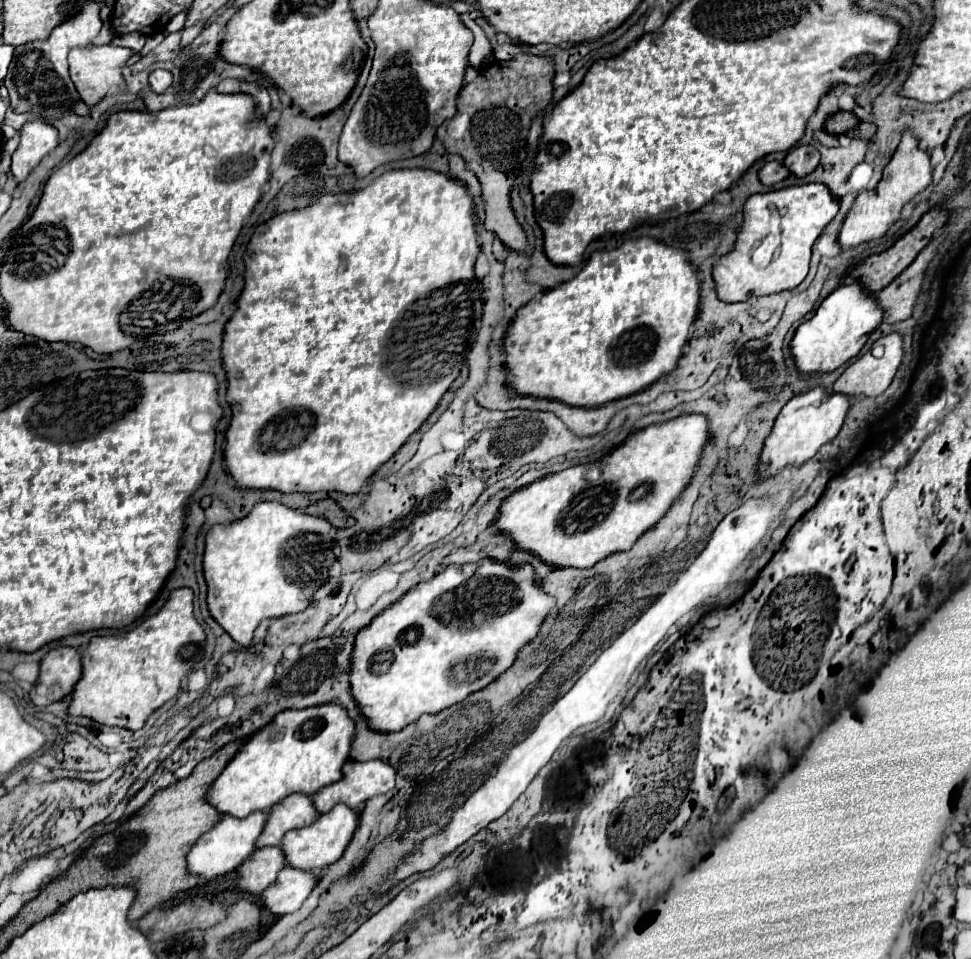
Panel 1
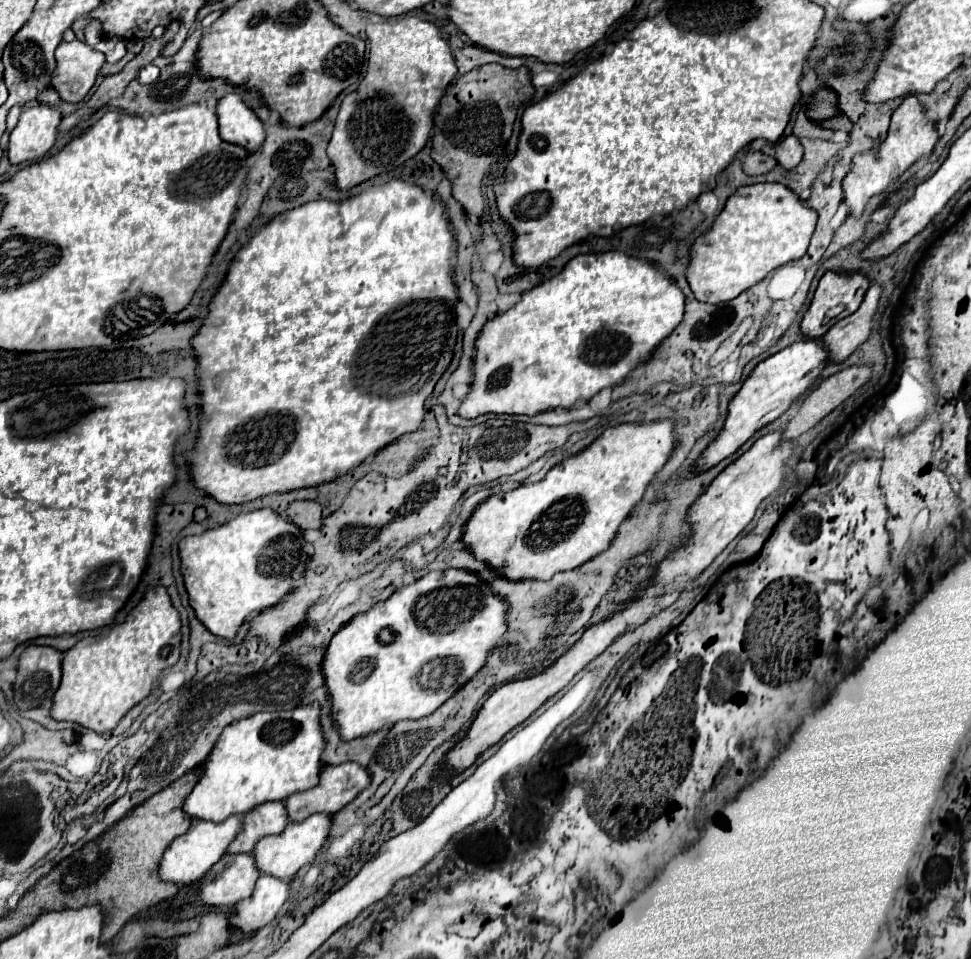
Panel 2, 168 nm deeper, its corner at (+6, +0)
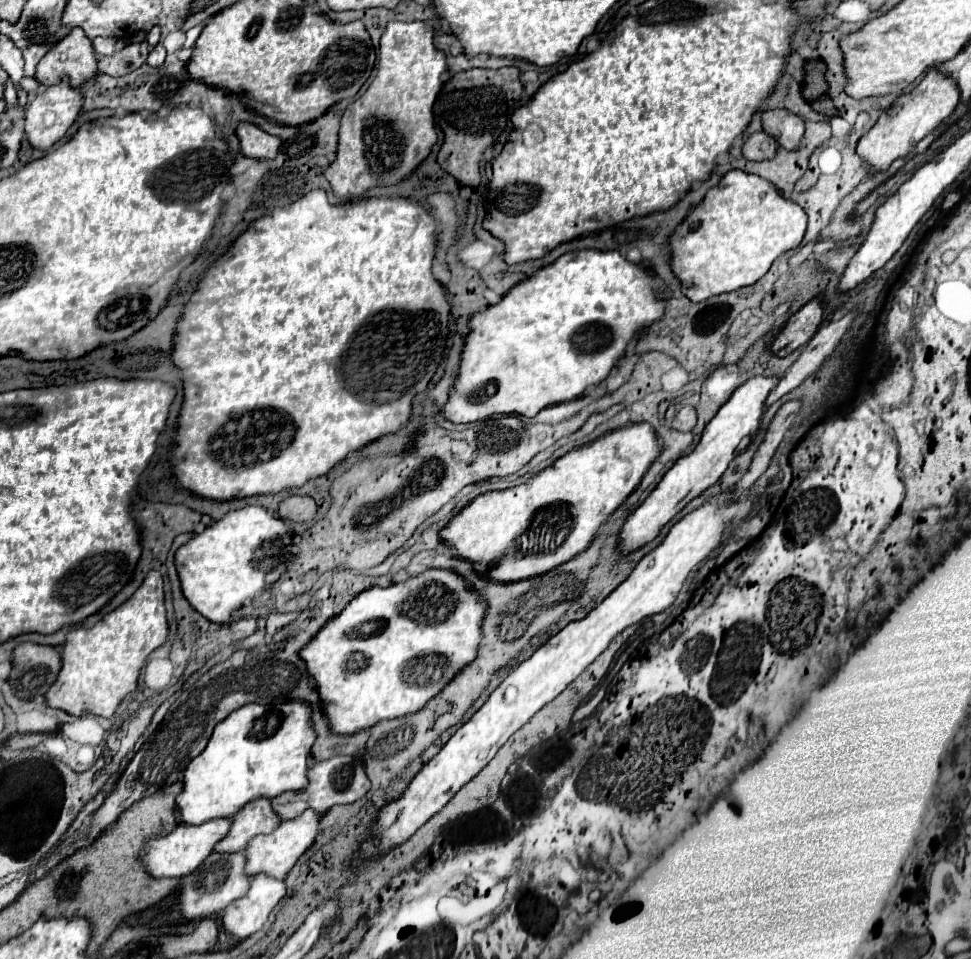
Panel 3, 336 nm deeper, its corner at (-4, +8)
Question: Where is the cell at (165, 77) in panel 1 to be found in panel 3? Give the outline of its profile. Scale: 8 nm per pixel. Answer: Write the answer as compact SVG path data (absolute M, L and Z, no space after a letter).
M158 42L158 44L150 50L146 62L148 62L150 66L162 66L162 64L164 64L164 58L166 58L166 48Z

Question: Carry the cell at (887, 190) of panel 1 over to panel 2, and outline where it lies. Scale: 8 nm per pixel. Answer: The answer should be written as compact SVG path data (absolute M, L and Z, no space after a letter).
M914 96L904 98L904 102L894 110L892 114L892 122L890 122L890 130L886 140L882 142L880 148L854 156L852 160L852 170L850 174L844 178L842 182L842 190L844 190L844 202L848 206L848 216L852 218L860 218L864 214L864 208L868 204L868 200L872 196L880 196L890 184L894 184L916 160L920 160L922 156L932 154L934 144L938 142L938 134L936 128L928 122L924 110L920 108L918 100Z

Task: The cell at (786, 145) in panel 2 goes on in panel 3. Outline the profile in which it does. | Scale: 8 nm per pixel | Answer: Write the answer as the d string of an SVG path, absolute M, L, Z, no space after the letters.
M766 110L762 114L764 132L776 138L776 142L788 150L794 150L804 132L804 120L790 110Z

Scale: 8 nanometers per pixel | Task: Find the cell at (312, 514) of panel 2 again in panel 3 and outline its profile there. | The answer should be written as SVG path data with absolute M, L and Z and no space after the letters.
M288 496L278 504L278 518L308 522L316 516L316 502L310 496Z

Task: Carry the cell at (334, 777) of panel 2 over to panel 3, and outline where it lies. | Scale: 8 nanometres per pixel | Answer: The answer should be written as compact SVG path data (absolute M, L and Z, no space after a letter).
M332 756L328 760L316 762L308 770L308 786L300 792L286 792L272 800L272 810L280 816L280 820L290 820L302 814L306 808L312 808L316 814L324 814L334 804L352 804L360 800L370 790L370 780L364 772L360 760L352 756Z

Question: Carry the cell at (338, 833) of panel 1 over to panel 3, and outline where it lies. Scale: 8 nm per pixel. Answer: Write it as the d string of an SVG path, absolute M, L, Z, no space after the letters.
M304 810L298 818L288 820L288 822L280 822L274 832L254 836L248 842L246 850L244 850L244 856L246 856L246 876L266 874L266 876L284 880L286 874L296 864L296 860L310 848L310 844L316 838L316 832L318 832L318 814L314 814L314 810Z

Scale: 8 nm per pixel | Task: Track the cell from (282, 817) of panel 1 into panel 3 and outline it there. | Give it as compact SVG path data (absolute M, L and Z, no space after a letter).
M258 798L240 808L230 824L228 834L214 846L214 852L242 852L258 834L270 834L280 824L280 818L270 808L268 798Z

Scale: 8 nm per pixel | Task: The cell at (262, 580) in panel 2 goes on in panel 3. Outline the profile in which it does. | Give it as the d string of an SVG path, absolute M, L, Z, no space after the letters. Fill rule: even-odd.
M246 506L240 510L232 510L222 520L214 522L204 532L196 534L188 544L178 548L174 562L176 562L182 594L190 602L190 606L196 612L200 612L206 620L224 624L230 620L230 614L234 610L238 610L246 600L252 600L256 594L264 592L286 572L286 564L292 560L290 546L292 546L290 526L288 522L278 520L276 514L268 512L262 506ZM262 544L264 544L264 552L256 552Z

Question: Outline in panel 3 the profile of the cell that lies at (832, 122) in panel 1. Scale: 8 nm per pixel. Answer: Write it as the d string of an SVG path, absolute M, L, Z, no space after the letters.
M820 58L806 60L804 66L804 82L802 82L802 96L806 100L816 100L818 96L826 94L826 80L824 80L824 62Z

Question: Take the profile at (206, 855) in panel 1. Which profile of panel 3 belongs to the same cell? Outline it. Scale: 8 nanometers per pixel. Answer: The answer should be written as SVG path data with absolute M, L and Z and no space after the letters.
M226 818L208 820L200 826L178 824L178 828L174 828L170 834L154 838L148 844L144 844L144 848L140 852L142 866L154 878L162 878L162 876L182 878L182 876L194 872L194 868L198 868L198 864L202 864L202 860L206 860L206 856L214 850L214 844L218 840L222 840L222 836L226 836L228 828L230 828L230 820L226 820Z

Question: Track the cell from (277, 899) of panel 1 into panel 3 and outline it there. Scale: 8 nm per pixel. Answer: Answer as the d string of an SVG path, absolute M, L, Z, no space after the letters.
M264 874L254 876L246 896L230 902L226 910L222 910L222 926L236 940L248 938L262 928L284 894L286 888L282 880L274 880Z

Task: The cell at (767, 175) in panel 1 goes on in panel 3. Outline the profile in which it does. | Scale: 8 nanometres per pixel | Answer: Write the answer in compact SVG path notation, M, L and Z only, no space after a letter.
M766 132L750 134L742 146L742 154L746 160L768 160L774 156L778 142Z

